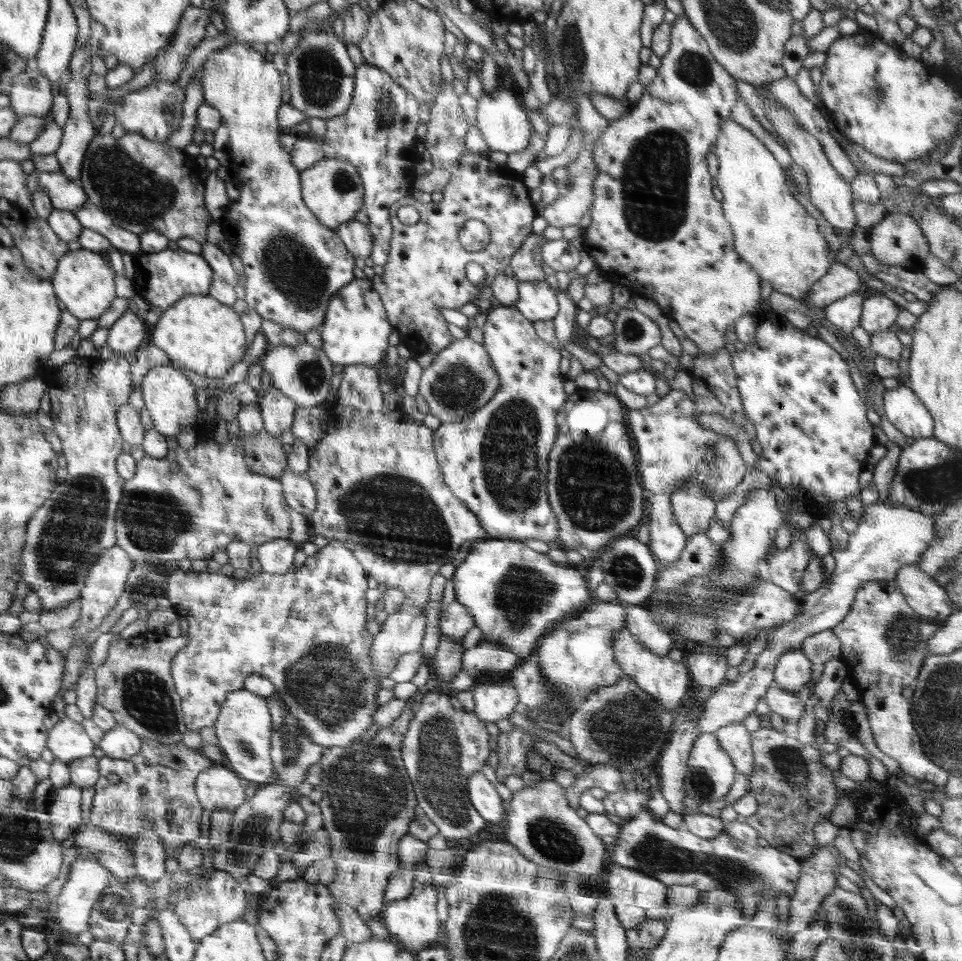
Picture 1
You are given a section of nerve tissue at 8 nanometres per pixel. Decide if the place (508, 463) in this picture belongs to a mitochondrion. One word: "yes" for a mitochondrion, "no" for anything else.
yes

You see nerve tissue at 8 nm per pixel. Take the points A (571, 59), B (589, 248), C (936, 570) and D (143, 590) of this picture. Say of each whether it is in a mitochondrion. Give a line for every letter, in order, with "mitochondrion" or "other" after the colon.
A: mitochondrion
B: other
C: other
D: mitochondrion

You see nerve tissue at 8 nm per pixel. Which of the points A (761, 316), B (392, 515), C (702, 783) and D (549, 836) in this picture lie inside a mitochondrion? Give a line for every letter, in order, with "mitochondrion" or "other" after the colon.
A: other
B: mitochondrion
C: mitochondrion
D: mitochondrion

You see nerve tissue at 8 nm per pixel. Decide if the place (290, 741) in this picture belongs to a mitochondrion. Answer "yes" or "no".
yes

